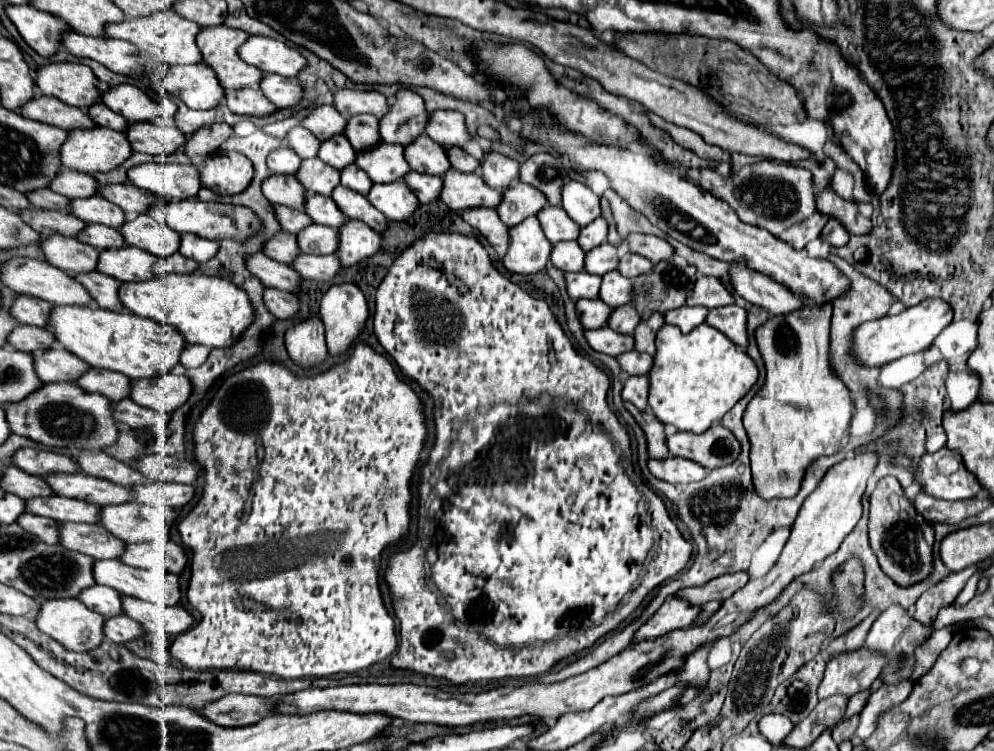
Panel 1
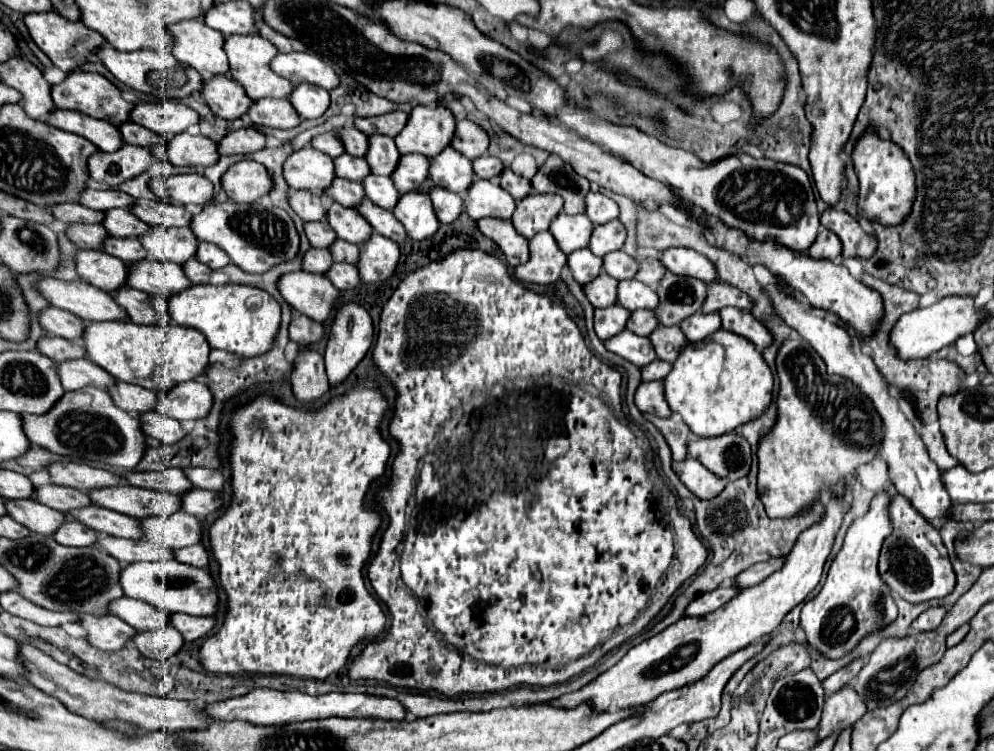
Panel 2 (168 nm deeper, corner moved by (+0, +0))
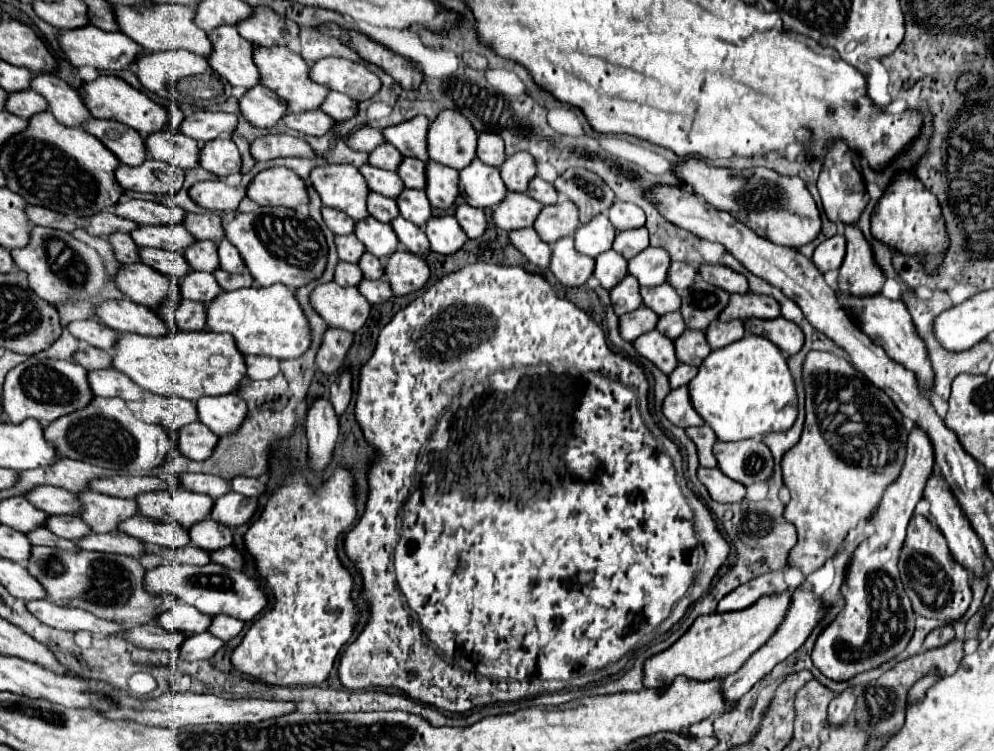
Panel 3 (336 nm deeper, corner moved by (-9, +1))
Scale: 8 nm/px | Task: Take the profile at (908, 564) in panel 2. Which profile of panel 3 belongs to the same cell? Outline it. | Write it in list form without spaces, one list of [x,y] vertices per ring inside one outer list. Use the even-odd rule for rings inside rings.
[[[915,514],[907,528],[907,538],[899,556],[899,574],[905,586],[907,596],[913,602],[915,614],[927,618],[941,618],[945,622],[957,620],[965,614],[971,602],[971,586],[969,586],[969,570],[961,566],[951,554],[949,546],[937,526],[931,524],[929,518]]]

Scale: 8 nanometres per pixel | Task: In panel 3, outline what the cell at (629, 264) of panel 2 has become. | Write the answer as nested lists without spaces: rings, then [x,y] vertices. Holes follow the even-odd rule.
[[[645,248],[627,264],[627,272],[639,280],[641,286],[657,286],[665,282],[669,268],[669,254],[661,248]]]

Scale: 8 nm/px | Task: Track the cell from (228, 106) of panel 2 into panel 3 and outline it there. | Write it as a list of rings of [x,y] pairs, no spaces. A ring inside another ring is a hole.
[[[253,86],[239,98],[241,116],[259,128],[269,128],[277,124],[289,110],[285,102],[277,98],[277,94],[265,90],[265,86]]]

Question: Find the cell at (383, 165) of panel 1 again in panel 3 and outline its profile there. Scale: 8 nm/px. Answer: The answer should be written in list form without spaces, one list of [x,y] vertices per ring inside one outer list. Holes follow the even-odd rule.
[[[429,160],[425,166],[425,178],[427,178],[427,198],[431,202],[431,206],[435,208],[449,208],[459,190],[457,190],[457,170],[449,168],[449,166],[441,166],[439,162]]]

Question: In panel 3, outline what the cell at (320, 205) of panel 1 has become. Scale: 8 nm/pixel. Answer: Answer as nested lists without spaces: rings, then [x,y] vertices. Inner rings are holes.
[[[367,216],[361,222],[355,222],[355,236],[377,258],[387,258],[397,250],[397,244],[399,244],[393,228],[385,222],[379,222],[373,216]]]

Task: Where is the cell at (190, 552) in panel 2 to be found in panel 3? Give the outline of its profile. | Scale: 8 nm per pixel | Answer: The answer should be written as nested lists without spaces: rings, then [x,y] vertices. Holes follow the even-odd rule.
[[[231,546],[213,550],[209,556],[211,556],[211,562],[217,562],[217,564],[221,564],[225,568],[233,568],[233,570],[241,570],[243,568],[243,556],[237,550],[233,550]]]

